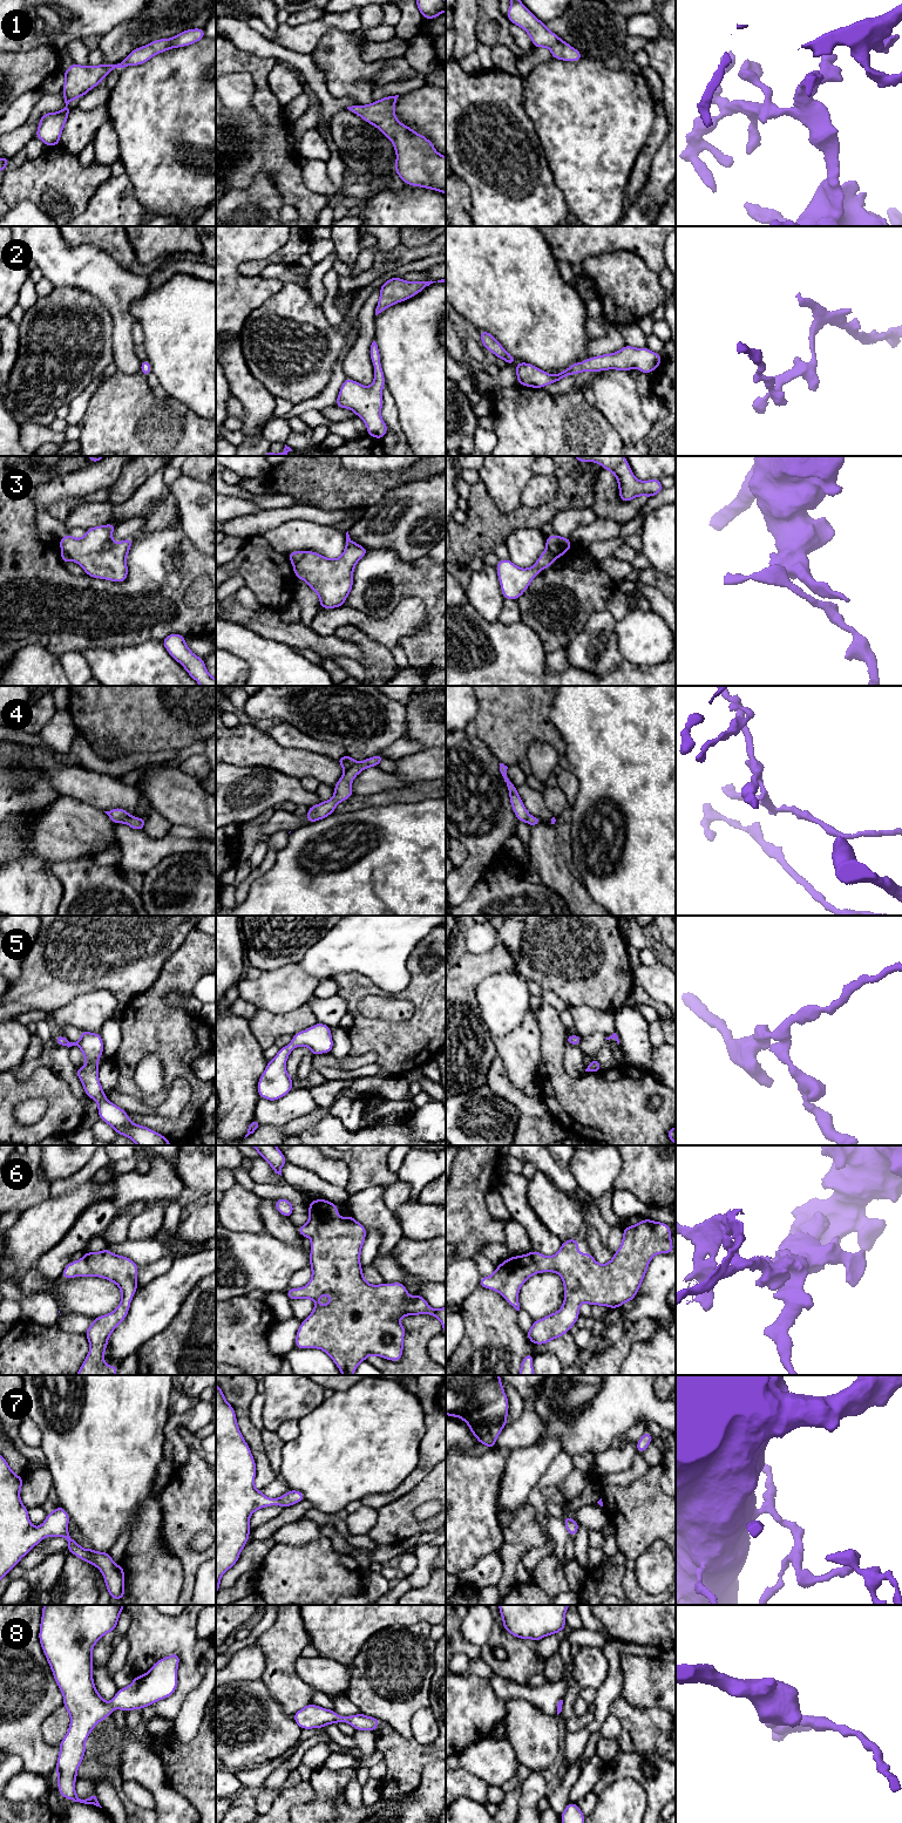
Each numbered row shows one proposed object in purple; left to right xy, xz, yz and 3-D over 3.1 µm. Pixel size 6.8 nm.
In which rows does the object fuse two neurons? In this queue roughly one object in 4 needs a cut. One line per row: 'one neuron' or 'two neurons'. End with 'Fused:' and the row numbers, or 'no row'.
1: one neuron
2: one neuron
3: two neurons
4: two neurons
5: one neuron
6: one neuron
7: one neuron
8: one neuron
Fused: 3, 4

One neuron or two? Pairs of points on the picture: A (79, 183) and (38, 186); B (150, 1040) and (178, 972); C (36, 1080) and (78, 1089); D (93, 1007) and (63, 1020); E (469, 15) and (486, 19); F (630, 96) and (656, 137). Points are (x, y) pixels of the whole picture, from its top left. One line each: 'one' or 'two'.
A: one
B: one
C: two
D: one
E: two
F: two

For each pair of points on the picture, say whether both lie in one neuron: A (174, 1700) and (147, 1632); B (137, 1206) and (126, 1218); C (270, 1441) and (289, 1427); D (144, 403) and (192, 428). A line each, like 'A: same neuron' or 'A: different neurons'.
A: same neuron
B: same neuron
C: different neurons
D: same neuron

